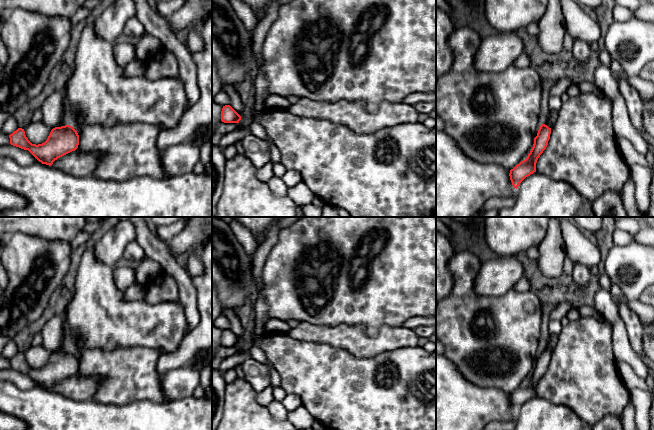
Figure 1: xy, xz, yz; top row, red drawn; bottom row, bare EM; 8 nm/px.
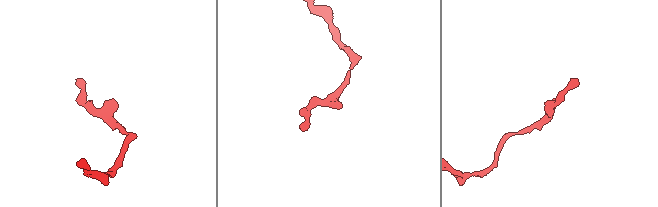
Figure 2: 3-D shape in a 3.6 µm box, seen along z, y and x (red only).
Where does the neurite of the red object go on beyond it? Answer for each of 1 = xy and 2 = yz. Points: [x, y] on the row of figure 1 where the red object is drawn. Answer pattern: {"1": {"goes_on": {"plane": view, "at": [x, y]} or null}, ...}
{"1": {"goes_on": null}, "2": {"goes_on": null}}

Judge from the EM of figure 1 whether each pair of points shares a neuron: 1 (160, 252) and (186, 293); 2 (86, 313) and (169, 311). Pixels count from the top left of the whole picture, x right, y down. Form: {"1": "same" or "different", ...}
{"1": "same", "2": "same"}

